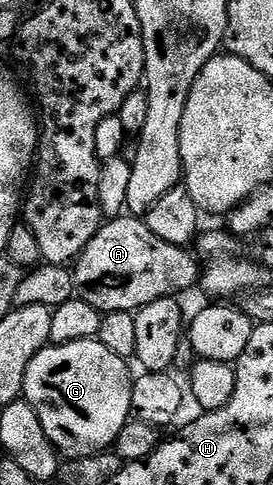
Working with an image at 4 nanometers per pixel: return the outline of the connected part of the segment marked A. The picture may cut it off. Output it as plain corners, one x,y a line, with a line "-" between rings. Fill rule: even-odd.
125,213
118,219
109,219
94,233
90,245
71,268
75,294
82,301
94,305
101,313
106,311
141,311
159,299
180,297
183,291
198,283
198,259
188,247
170,245
162,237
150,233
143,218

